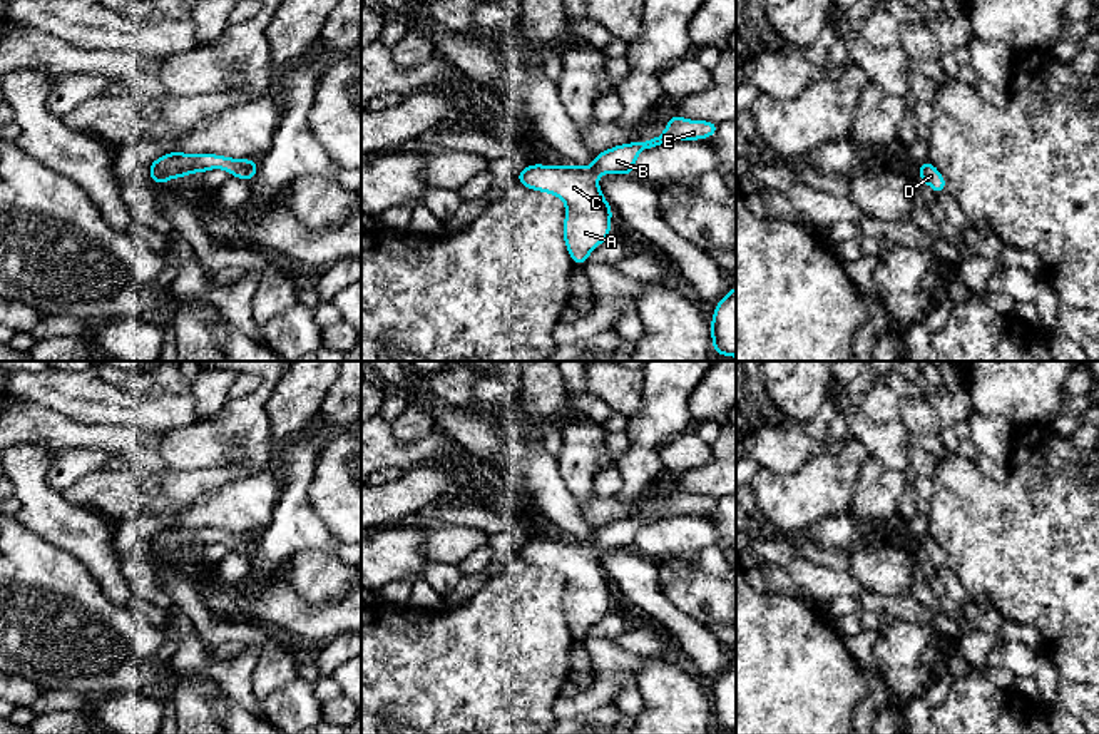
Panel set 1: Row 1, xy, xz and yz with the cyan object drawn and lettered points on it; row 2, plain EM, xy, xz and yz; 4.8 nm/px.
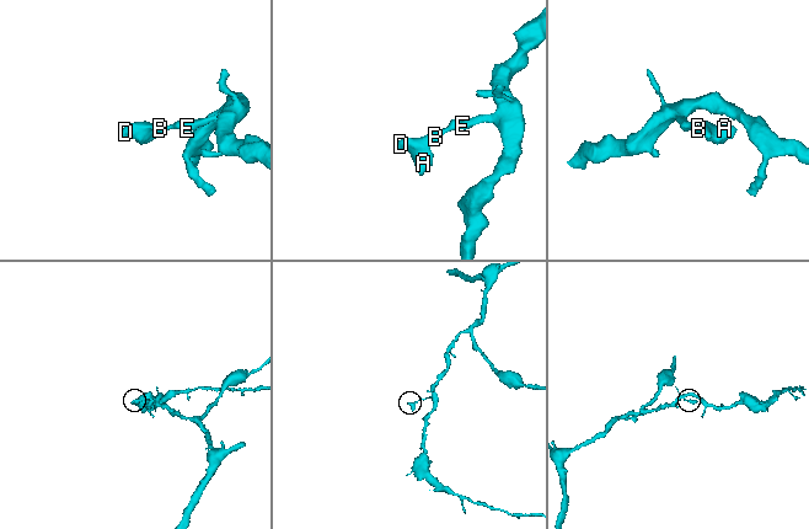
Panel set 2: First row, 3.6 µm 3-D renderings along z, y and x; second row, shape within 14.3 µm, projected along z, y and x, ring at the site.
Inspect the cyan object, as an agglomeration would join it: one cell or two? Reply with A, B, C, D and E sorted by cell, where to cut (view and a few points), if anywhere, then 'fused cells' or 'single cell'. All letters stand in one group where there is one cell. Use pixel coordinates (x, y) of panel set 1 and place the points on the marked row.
groups A B C D E; cut none; single cell

